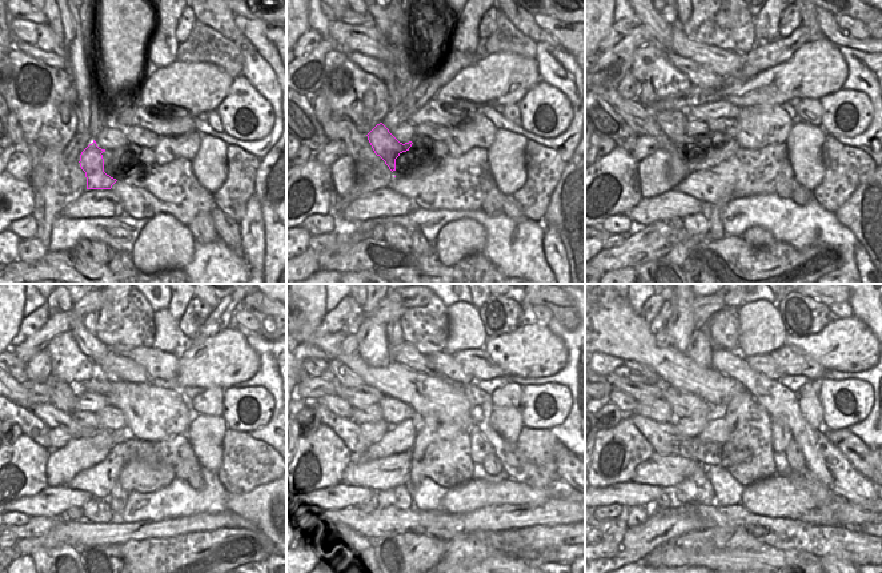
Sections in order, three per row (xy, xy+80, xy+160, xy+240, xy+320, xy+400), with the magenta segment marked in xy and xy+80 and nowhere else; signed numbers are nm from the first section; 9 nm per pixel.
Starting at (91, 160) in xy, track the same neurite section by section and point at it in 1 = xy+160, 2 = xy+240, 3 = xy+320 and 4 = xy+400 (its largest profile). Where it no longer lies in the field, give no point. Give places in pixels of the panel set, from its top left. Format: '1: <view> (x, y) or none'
1: xy+160 (673, 123)
2: xy+240 (61, 399)
3: xy+320 (345, 376)
4: xy+400 (646, 371)

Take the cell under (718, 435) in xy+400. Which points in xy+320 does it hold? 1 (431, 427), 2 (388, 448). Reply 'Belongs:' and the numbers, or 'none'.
Belongs: 2

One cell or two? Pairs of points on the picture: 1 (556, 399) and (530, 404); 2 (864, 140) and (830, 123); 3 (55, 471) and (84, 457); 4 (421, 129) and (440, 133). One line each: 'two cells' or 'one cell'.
1: one cell
2: two cells
3: one cell
4: one cell

